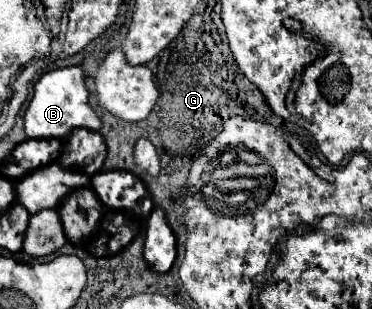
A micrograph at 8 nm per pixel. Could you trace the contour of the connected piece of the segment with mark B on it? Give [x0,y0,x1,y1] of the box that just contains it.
[24,67,100,139]

